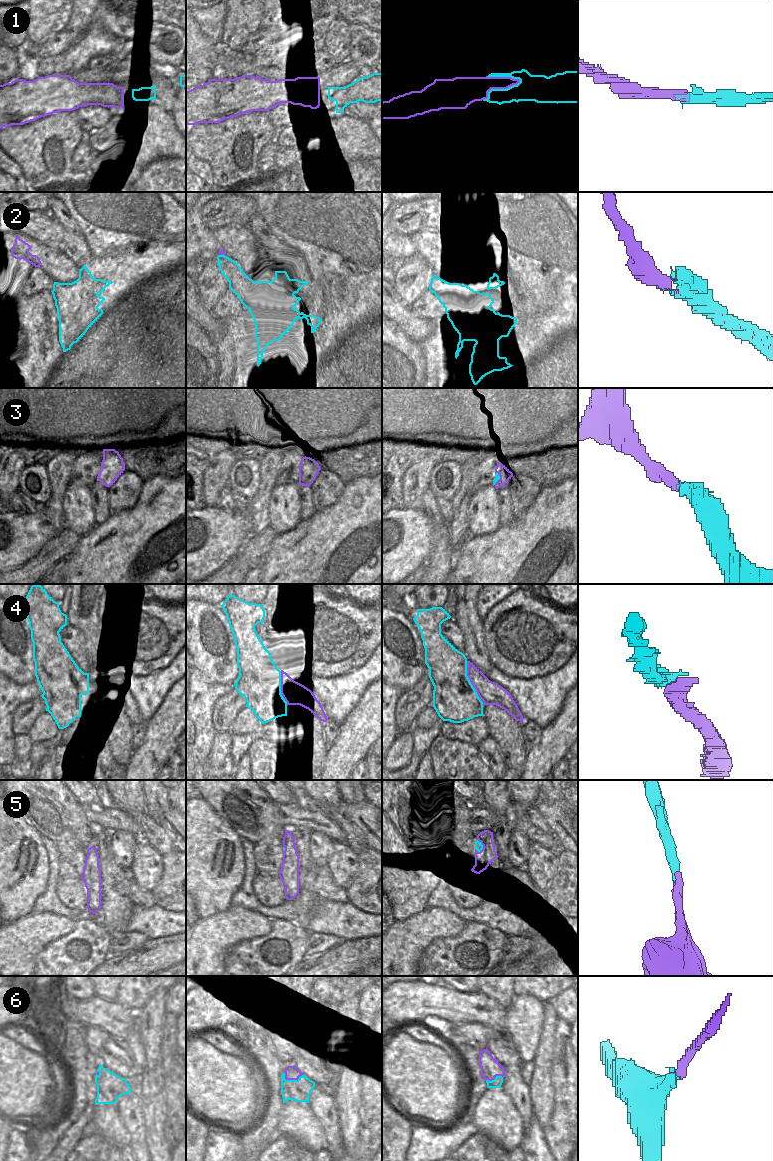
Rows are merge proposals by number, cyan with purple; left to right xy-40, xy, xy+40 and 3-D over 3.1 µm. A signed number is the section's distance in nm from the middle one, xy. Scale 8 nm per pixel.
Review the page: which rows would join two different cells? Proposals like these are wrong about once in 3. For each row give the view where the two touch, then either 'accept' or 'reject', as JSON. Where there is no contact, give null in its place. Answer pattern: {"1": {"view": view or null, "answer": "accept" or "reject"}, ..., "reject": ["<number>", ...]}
{"1": {"view": "xy+40", "answer": "accept"}, "2": {"view": "xy", "answer": "accept"}, "3": {"view": "xy+40", "answer": "accept"}, "4": {"view": "xy+40", "answer": "accept"}, "5": {"view": "xy+40", "answer": "accept"}, "6": {"view": "xy", "answer": "accept"}, "reject": []}

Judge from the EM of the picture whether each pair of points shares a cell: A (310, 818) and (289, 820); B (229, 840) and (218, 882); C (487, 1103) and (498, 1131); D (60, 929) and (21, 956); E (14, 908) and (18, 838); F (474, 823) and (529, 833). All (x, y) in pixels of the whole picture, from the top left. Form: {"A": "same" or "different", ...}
{"A": "same", "B": "same", "C": "same", "D": "same", "E": "same", "F": "same"}

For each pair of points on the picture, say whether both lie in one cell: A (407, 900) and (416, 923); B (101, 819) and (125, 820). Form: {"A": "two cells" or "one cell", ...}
{"A": "two cells", "B": "one cell"}

